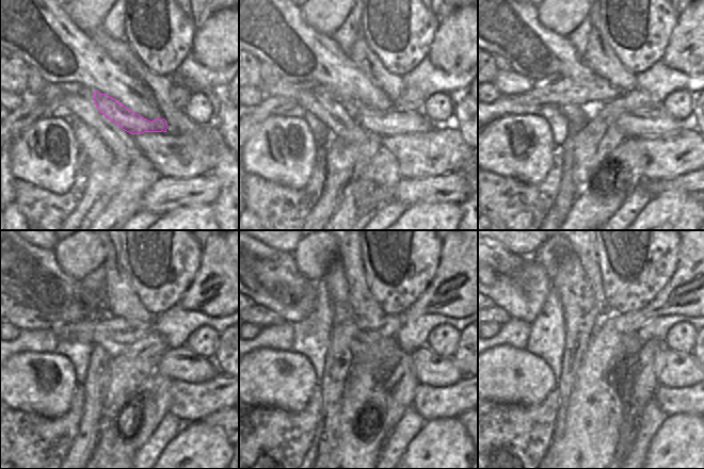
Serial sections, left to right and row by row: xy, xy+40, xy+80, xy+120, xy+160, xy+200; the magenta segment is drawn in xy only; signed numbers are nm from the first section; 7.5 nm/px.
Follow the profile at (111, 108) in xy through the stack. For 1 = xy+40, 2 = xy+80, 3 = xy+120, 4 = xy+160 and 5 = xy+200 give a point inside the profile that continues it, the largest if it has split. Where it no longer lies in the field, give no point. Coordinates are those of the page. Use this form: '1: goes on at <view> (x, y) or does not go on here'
1: goes on at xy+40 (383, 123)
2: goes on at xy+80 (654, 123)
3: goes on at xy+120 (181, 364)
4: goes on at xy+160 (429, 368)
5: goes on at xy+200 (673, 370)

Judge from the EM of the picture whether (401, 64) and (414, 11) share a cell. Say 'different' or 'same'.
same

